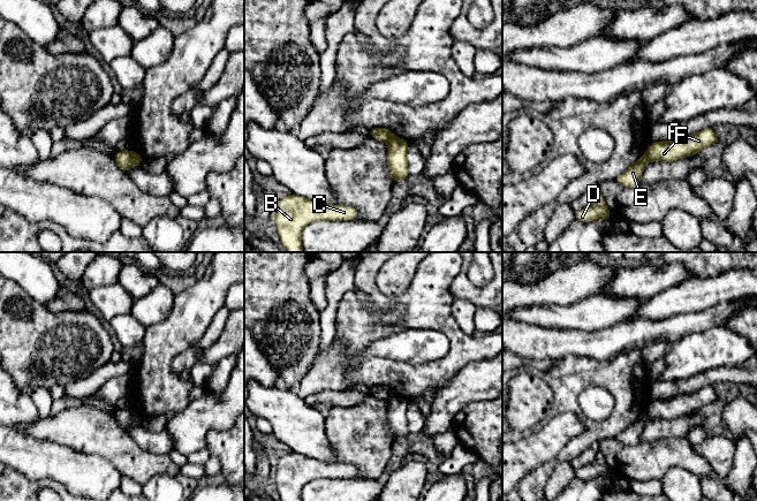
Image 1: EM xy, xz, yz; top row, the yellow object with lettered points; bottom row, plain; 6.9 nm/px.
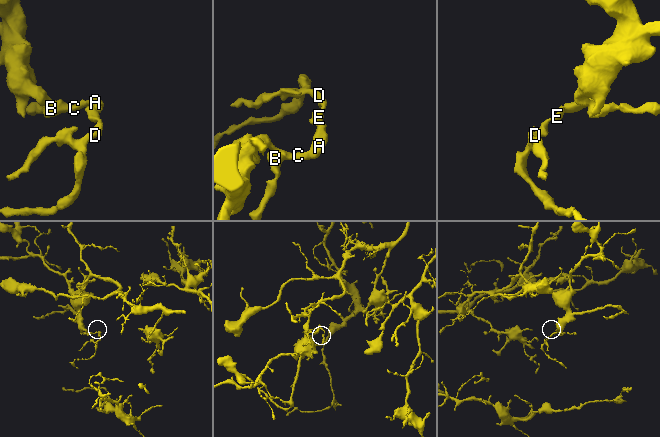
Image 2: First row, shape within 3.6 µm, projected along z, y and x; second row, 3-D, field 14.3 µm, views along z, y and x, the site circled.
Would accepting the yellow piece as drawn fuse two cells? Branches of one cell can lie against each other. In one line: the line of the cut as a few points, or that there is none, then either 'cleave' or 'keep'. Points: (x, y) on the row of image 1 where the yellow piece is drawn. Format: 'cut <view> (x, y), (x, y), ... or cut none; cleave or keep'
cut xz (393, 136), (388, 142); cleave

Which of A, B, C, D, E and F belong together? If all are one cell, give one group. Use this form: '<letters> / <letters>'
A B C F / D E

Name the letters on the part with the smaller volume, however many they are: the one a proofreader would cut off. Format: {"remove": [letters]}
{"remove": ["D", "E"]}

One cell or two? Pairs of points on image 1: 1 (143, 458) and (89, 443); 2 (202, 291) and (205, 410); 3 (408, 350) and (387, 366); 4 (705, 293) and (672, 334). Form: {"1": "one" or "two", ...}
{"1": "one", "2": "two", "3": "two", "4": "two"}

